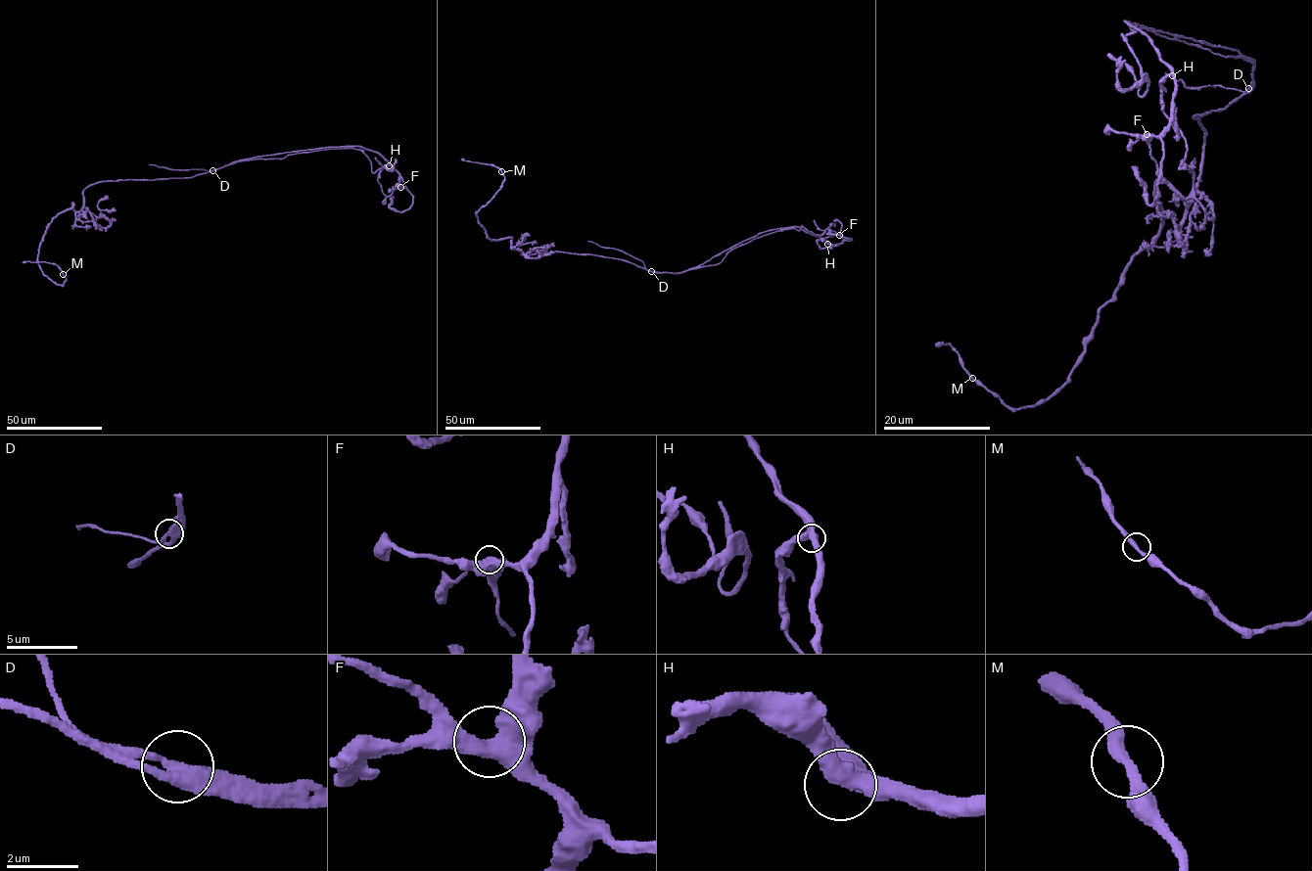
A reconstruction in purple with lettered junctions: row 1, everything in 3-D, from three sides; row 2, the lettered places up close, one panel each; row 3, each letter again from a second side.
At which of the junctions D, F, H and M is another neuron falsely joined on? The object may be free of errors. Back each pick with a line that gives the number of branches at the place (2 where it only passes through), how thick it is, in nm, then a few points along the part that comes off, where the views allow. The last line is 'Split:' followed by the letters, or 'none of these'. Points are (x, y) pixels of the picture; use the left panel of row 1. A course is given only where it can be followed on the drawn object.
D: 2 branches meet; 440 nm thick; foreign part runs (212, 170), (238, 161), (338, 148), (360, 150), (373, 172), (383, 167), (392, 170), (396, 159)
Split: D

